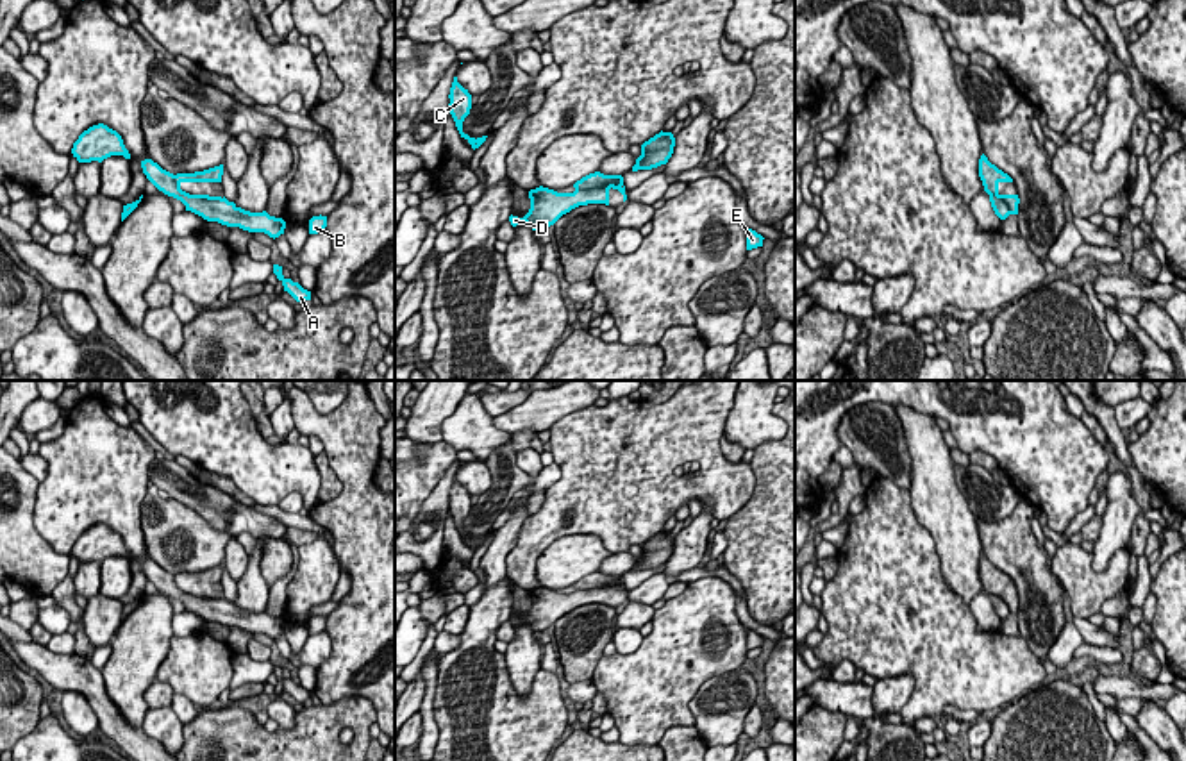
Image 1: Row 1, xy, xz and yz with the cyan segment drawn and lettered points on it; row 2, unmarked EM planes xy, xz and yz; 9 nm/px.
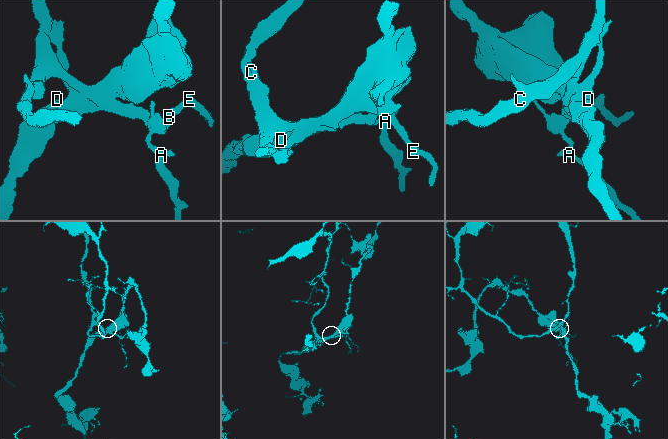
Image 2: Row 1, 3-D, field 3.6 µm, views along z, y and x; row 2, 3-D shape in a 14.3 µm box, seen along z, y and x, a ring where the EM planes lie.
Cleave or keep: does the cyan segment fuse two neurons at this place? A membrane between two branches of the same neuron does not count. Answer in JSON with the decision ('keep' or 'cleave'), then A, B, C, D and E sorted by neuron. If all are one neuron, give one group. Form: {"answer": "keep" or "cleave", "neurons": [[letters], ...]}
{"answer": "cleave", "neurons": [["A", "B", "C", "E"], ["D"]]}

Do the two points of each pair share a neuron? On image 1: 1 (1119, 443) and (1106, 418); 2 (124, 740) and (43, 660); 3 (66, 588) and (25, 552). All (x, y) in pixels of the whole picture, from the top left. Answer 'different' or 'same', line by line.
1: same
2: same
3: different

